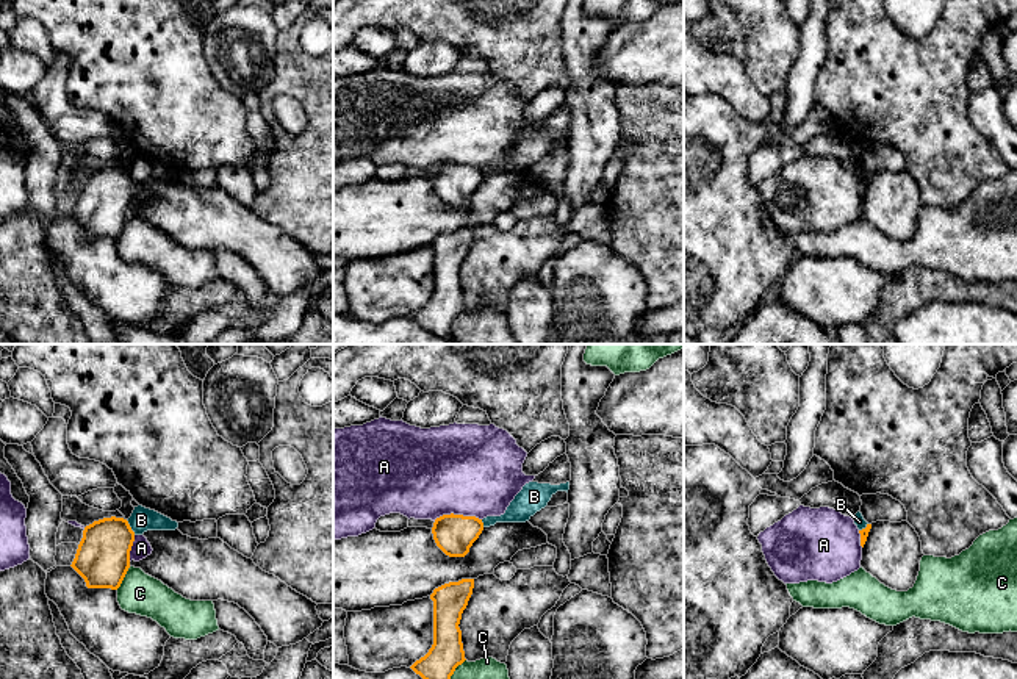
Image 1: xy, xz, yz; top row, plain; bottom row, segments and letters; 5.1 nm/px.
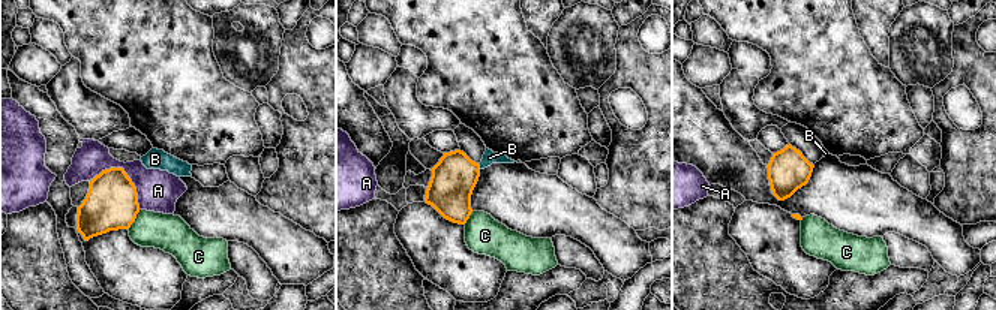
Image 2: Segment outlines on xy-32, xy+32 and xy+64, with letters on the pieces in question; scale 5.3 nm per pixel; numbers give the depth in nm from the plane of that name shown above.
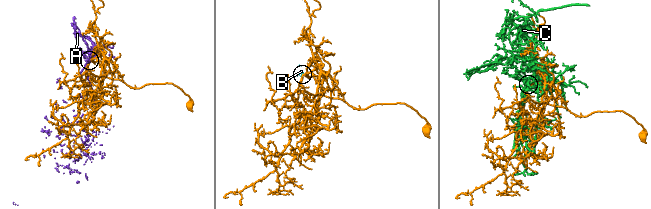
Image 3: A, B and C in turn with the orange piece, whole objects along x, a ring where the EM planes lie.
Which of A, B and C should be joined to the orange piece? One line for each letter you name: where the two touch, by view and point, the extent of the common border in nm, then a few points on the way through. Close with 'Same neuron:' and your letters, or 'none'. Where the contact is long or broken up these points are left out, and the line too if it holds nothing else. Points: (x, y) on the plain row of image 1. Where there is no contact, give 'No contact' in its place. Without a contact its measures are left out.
Same neuron: none

